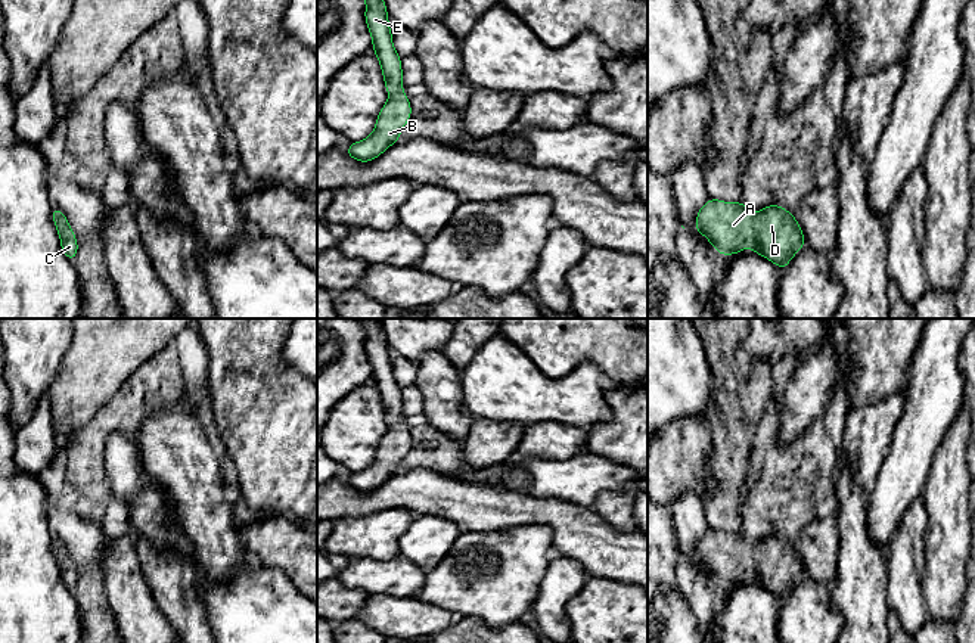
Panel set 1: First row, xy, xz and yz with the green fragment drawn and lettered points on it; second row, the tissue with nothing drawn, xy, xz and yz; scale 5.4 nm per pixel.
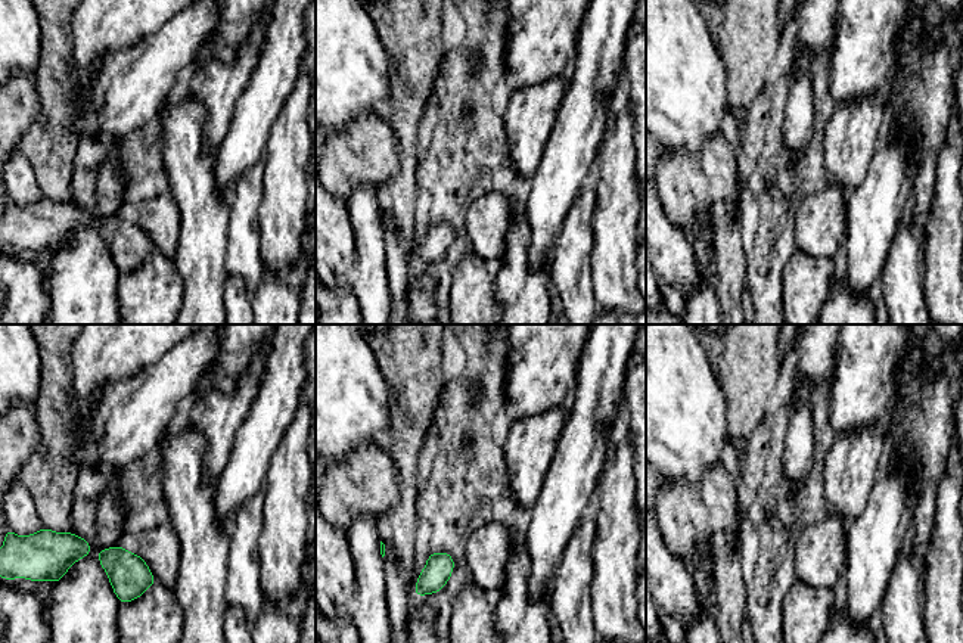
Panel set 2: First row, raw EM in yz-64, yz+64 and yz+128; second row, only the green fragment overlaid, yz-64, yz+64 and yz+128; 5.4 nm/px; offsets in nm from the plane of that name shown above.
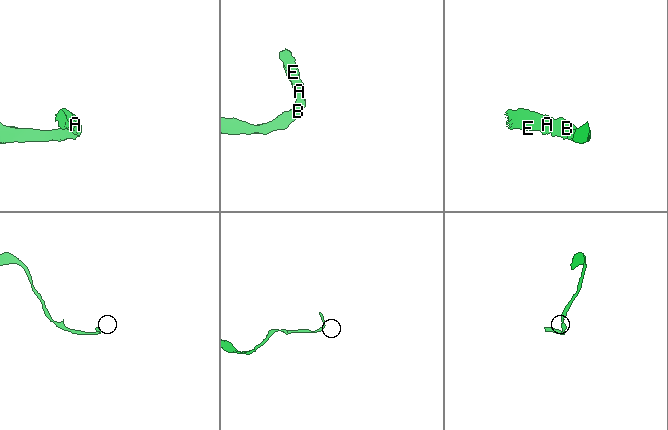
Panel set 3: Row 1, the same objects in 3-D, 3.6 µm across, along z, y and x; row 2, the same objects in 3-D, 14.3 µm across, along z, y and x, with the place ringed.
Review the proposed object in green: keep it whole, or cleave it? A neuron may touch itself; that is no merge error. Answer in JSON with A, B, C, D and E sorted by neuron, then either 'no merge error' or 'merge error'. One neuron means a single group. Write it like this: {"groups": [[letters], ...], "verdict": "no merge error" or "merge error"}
{"groups": [["A", "B", "C", "D", "E"]], "verdict": "no merge error"}

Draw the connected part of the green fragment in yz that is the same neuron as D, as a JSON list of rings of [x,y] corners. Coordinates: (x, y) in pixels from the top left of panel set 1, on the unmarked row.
[[[709,528],[696,544],[695,560],[704,565],[720,585],[735,585],[749,577],[757,585],[767,588],[780,600],[785,600],[795,584],[807,575],[794,544],[774,534],[754,544],[743,532]]]

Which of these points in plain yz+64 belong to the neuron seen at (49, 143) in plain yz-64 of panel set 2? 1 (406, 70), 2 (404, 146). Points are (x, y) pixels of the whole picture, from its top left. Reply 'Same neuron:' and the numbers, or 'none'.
Same neuron: 1, 2

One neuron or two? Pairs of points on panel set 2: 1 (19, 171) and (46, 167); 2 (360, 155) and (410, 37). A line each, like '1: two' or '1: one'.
1: two
2: two

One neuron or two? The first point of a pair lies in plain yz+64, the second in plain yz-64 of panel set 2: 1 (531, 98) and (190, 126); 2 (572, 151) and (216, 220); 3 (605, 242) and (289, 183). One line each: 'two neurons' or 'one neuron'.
1: two neurons
2: two neurons
3: one neuron

